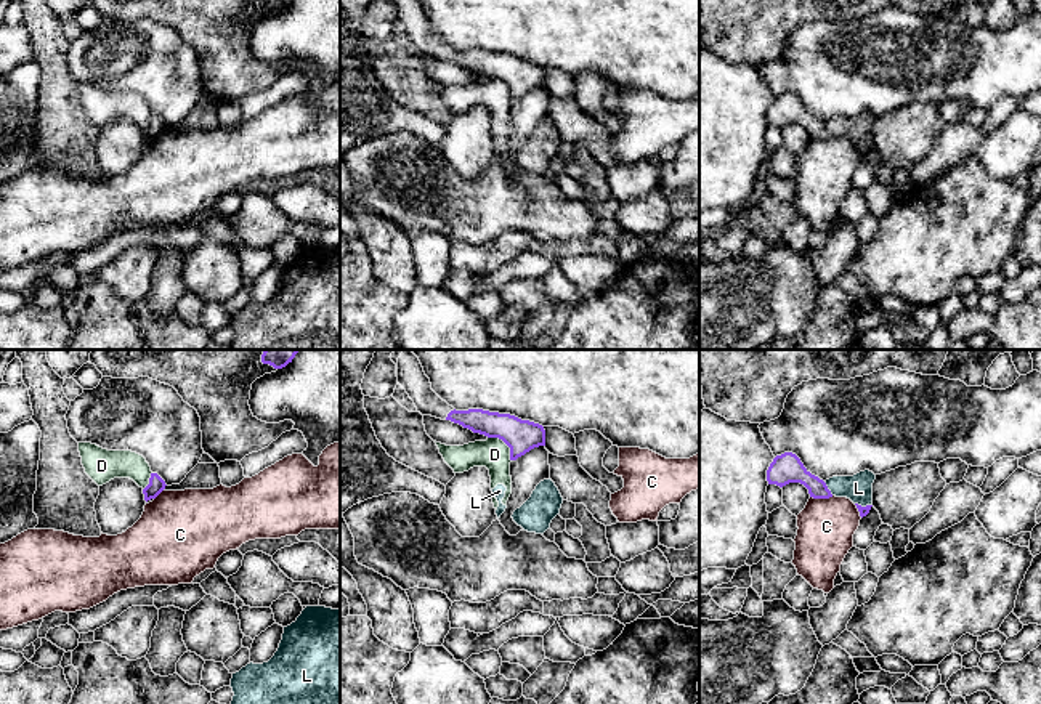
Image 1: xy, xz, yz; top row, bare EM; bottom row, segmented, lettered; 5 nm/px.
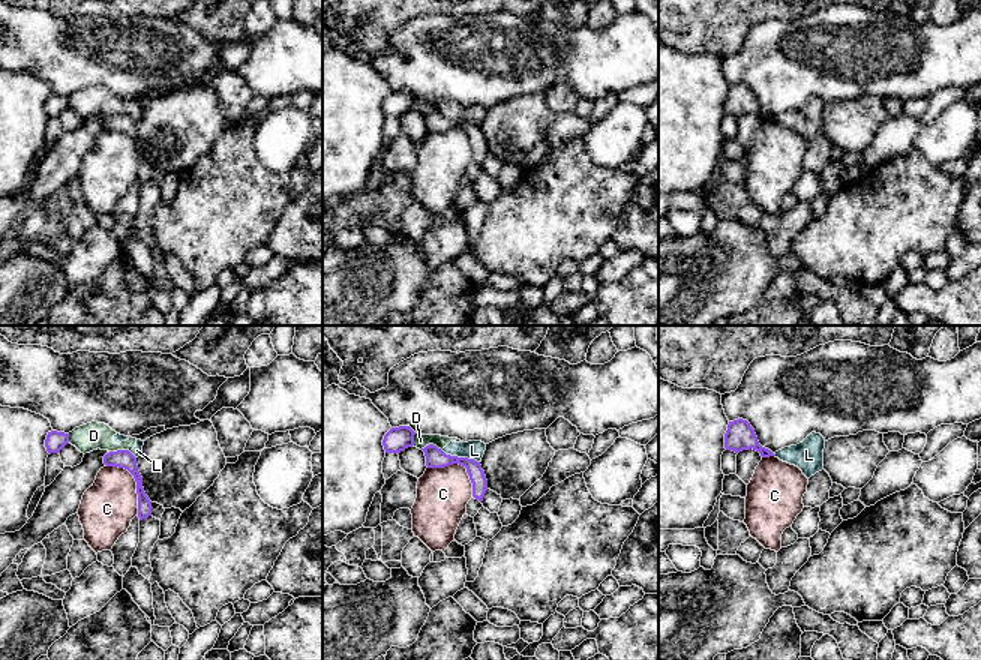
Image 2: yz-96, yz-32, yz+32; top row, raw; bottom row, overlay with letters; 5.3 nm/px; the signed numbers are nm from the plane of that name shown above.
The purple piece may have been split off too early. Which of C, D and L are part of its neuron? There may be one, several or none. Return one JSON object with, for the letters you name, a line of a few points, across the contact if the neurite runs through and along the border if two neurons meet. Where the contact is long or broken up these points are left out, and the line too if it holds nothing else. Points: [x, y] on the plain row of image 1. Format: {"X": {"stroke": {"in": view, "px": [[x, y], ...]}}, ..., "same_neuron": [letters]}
{"same_neuron": []}

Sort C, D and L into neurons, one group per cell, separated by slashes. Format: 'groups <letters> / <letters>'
groups C / D L

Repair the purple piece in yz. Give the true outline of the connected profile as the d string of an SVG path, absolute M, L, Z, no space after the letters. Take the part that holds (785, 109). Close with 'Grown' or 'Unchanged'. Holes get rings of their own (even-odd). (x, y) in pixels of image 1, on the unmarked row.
M784 93L776 96L767 111L768 125L776 125L780 128L789 123L800 123L808 130L813 140L829 140L832 138L826 123L818 117L812 115L800 99L792 93Z. Unchanged

